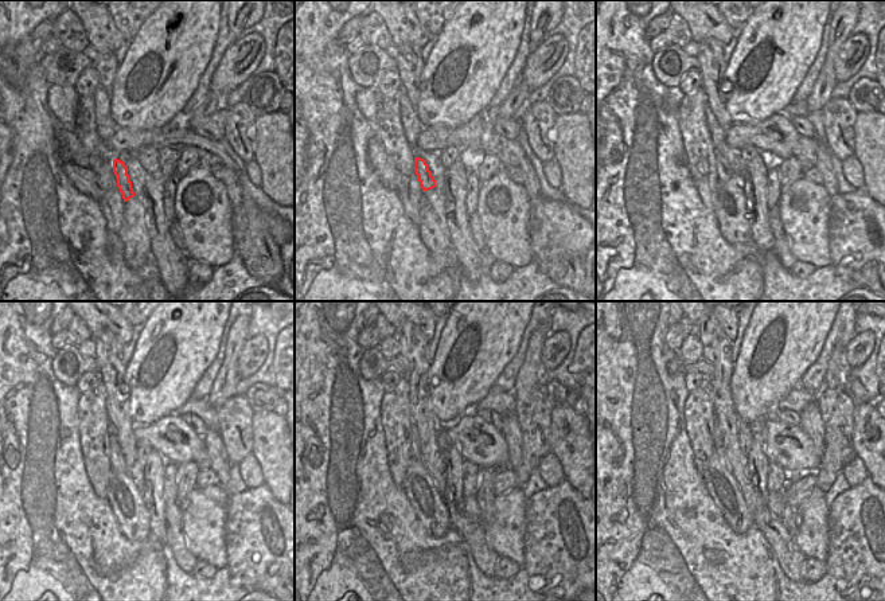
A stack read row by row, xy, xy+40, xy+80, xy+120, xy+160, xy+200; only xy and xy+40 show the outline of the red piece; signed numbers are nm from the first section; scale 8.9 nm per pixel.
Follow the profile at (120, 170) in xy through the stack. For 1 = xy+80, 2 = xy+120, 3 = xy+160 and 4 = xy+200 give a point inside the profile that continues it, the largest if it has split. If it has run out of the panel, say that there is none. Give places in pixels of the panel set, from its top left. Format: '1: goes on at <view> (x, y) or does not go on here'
1: goes on at xy+80 (724, 171)
2: goes on at xy+120 (117, 463)
3: goes on at xy+160 (416, 452)
4: goes on at xy+200 (716, 426)

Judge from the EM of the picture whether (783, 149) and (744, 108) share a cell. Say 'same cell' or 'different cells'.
different cells

